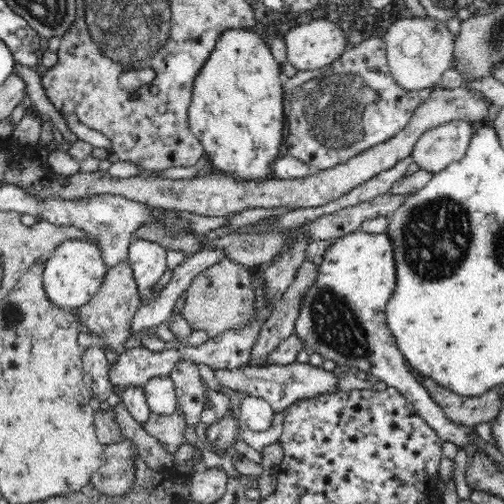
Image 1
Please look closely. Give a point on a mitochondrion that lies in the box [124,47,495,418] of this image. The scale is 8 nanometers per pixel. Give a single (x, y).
(339, 113)

